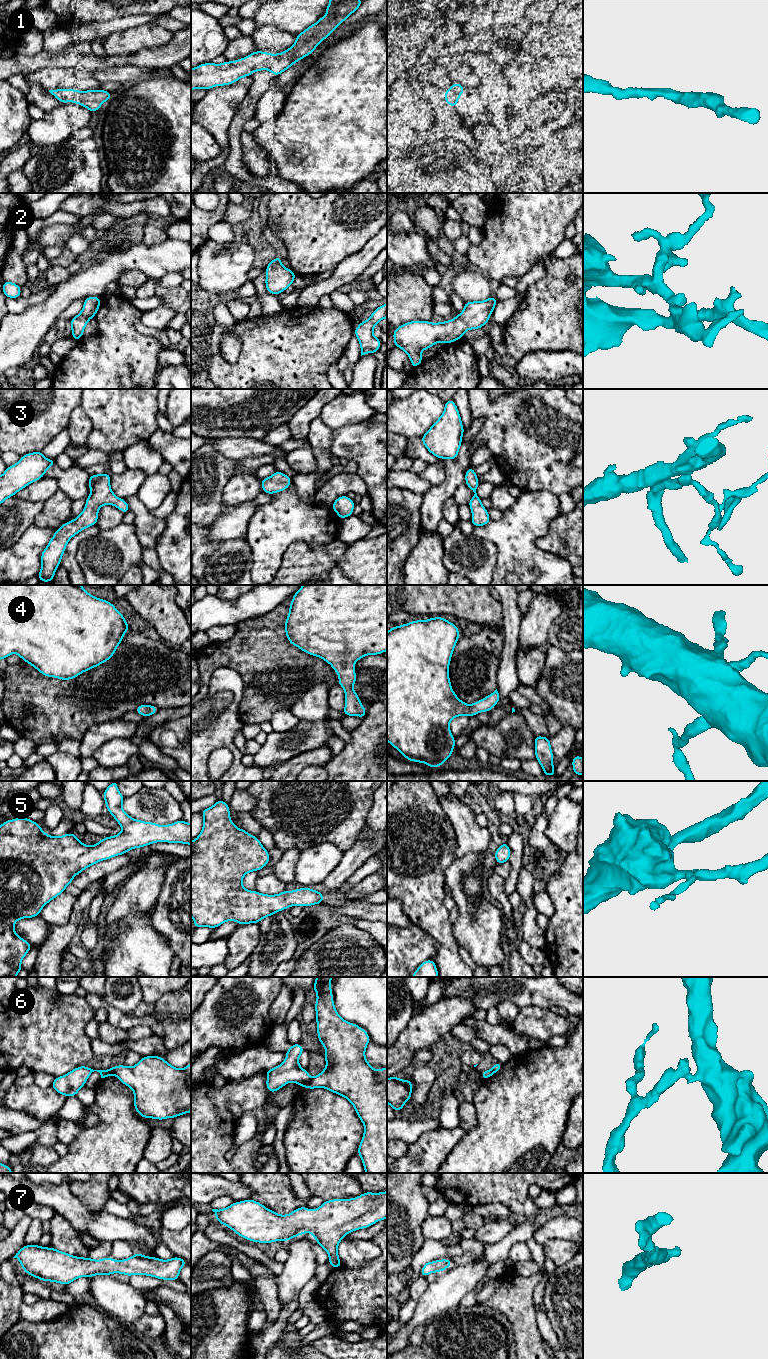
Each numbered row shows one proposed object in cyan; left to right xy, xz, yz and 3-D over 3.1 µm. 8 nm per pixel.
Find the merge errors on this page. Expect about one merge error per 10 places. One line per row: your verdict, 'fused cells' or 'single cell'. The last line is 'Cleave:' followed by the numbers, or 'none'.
1: single cell
2: single cell
3: single cell
4: single cell
5: single cell
6: fused cells
7: single cell
Cleave: 6

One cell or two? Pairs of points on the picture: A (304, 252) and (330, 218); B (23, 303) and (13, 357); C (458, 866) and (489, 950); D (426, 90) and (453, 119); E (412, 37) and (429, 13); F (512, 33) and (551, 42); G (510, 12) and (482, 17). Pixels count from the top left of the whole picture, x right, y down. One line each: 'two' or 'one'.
A: one
B: two
C: one
D: one
E: one
F: two
G: one

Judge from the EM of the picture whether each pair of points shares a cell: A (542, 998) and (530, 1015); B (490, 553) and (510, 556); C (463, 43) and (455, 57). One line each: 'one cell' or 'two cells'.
A: two cells
B: two cells
C: one cell

